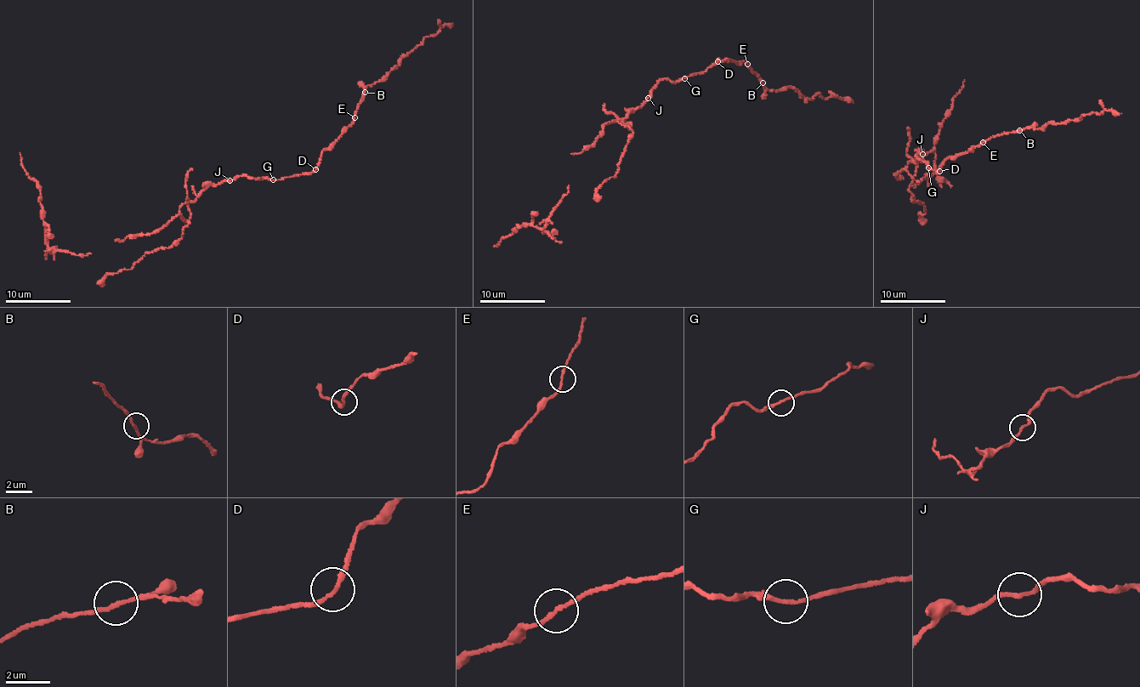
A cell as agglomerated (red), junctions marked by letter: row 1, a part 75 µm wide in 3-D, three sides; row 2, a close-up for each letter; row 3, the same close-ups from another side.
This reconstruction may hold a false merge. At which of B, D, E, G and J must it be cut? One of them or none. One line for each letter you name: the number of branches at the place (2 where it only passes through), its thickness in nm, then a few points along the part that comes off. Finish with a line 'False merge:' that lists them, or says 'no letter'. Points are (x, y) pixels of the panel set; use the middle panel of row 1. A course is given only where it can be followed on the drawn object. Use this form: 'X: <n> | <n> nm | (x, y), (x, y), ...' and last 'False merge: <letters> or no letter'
J: 2 | 190 nm
False merge: J

